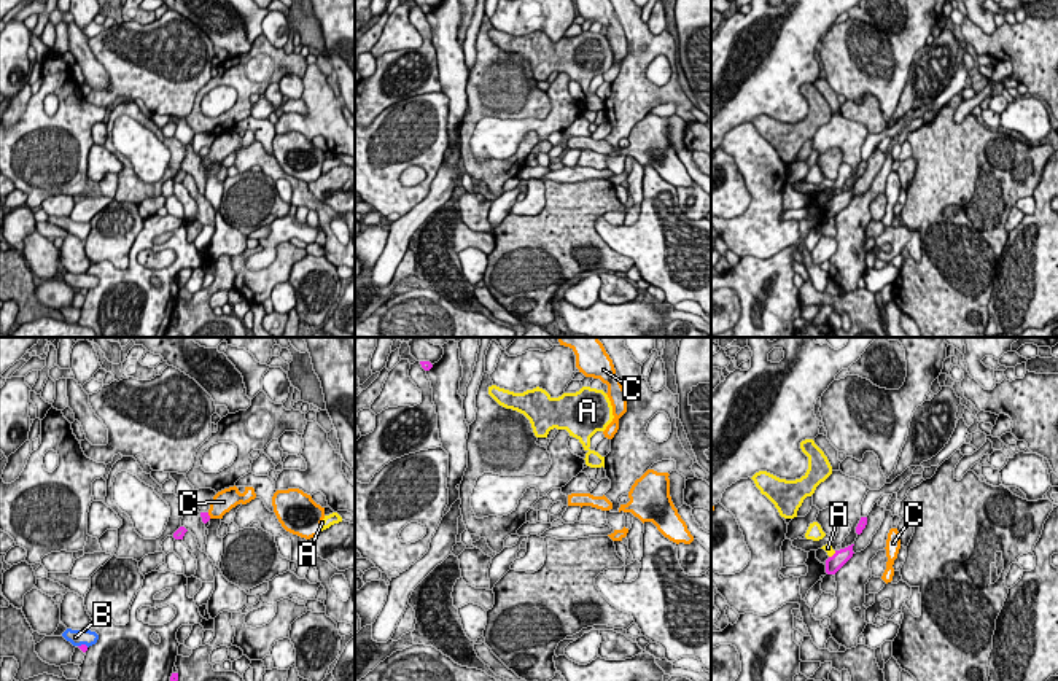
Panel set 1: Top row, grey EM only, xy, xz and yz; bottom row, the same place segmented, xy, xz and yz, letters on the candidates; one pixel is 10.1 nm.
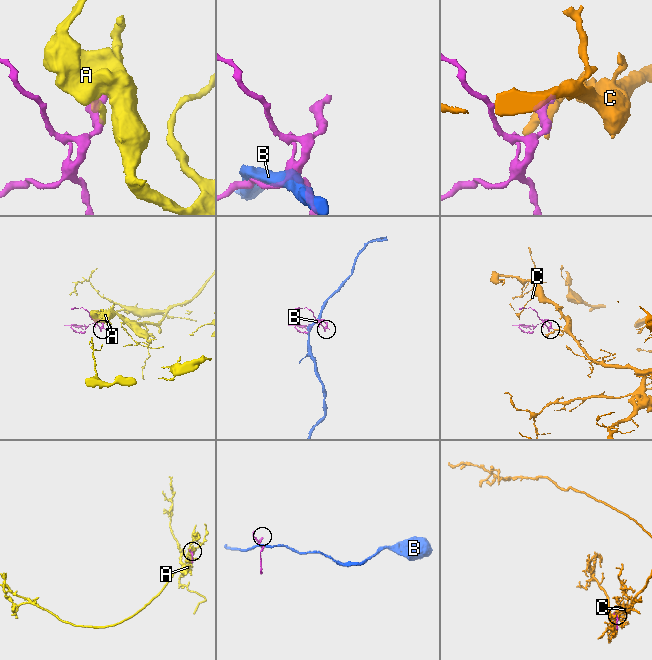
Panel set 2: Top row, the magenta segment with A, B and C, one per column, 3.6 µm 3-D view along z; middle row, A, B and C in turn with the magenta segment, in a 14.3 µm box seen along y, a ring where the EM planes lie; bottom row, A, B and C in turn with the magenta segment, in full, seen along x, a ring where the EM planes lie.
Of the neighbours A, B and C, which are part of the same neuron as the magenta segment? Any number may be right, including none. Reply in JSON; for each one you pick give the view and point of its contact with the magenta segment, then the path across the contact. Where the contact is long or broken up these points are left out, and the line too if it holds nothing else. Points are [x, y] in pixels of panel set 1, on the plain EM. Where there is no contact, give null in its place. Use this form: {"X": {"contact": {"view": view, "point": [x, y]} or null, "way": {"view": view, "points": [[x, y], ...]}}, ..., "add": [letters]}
{"C": {"contact": {"view": "xy", "point": [209, 159]}, "way": {"view": "xy", "points": [[206, 161], [209, 159], [223, 145]]}}, "add": ["C"]}

